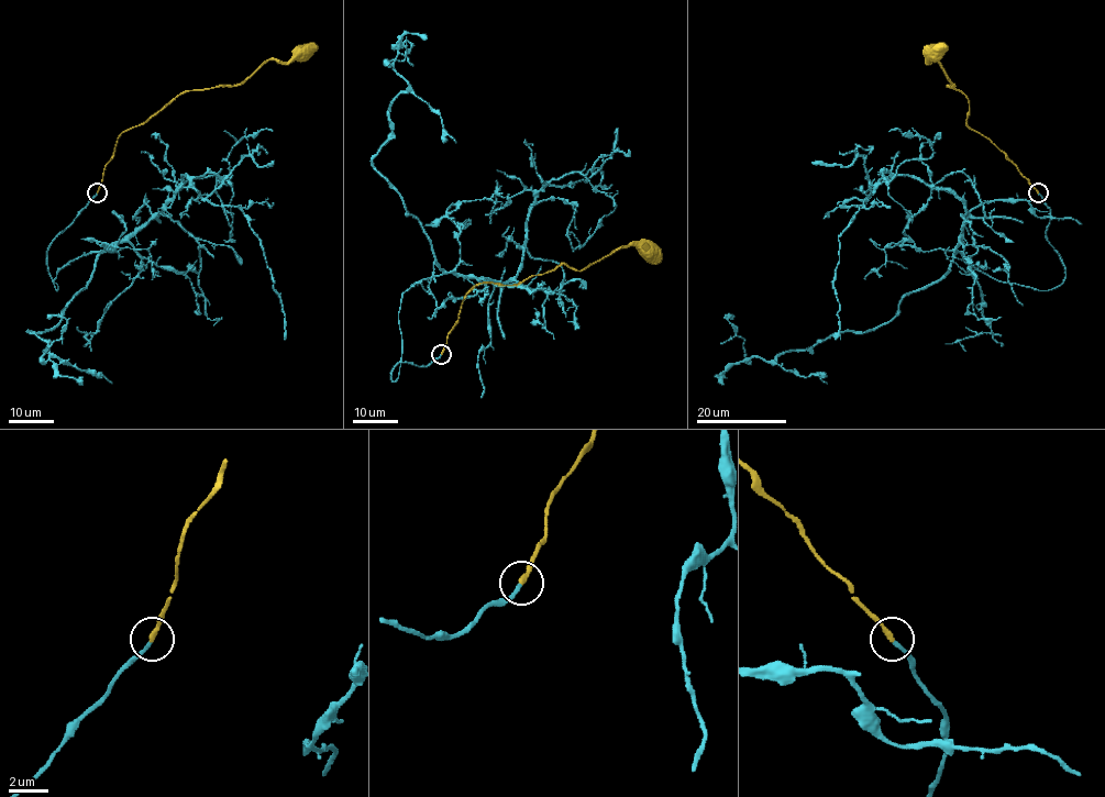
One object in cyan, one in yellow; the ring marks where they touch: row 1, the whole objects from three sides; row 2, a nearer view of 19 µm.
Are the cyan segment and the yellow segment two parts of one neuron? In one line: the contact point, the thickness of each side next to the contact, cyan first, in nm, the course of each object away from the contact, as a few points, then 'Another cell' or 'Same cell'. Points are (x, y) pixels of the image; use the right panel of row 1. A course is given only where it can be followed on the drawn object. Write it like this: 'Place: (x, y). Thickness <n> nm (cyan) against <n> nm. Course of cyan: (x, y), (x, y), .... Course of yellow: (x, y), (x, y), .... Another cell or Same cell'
Place: (1038, 192). Thickness 180 nm (cyan) against 260 nm. Course of cyan: (1038, 194), (1065, 276), (1047, 290), (980, 272), (957, 248), (965, 206), (892, 175), (838, 238), (835, 339). Course of yellow: (1038, 192), (1003, 153), (969, 128), (968, 98), (948, 86), (954, 85), (935, 59), (929, 62), (928, 51). Same cell

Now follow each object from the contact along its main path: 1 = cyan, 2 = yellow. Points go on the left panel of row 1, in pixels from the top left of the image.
1: (97, 194), (47, 251), (56, 290), (57, 272), (129, 240), (184, 175), (246, 217), (285, 339)
2: (97, 192), (120, 135), (146, 122), (187, 90), (239, 85), (269, 59), (290, 62), (304, 51)

